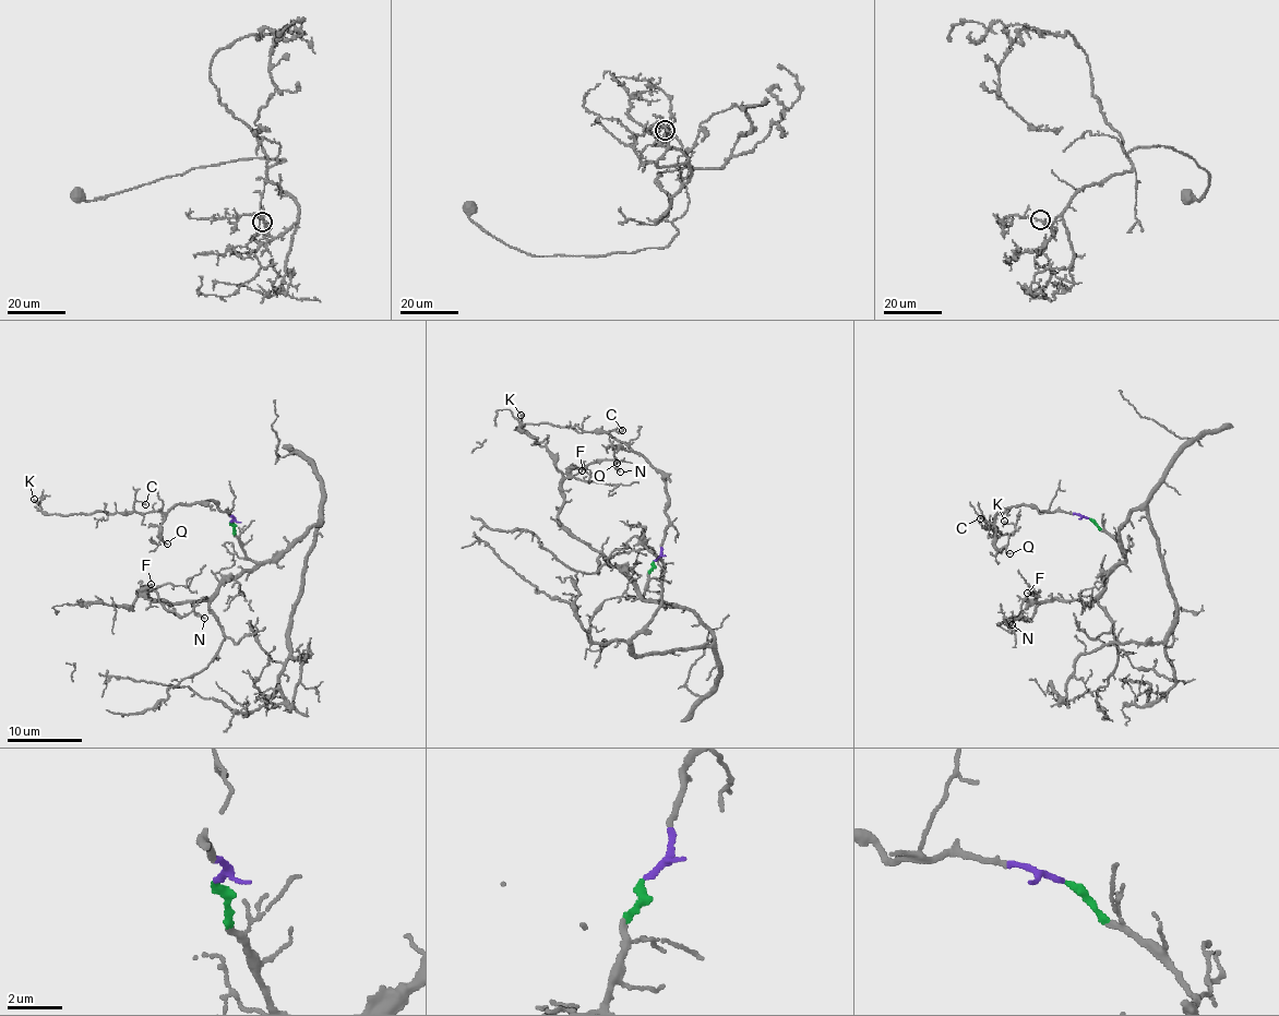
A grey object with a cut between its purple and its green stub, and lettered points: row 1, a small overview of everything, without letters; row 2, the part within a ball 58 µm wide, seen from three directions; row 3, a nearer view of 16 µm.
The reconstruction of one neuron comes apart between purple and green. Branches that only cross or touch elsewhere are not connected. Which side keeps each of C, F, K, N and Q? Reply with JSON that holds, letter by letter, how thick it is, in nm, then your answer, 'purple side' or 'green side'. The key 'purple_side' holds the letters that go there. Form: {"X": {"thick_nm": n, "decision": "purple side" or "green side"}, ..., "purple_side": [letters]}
{"C": {"thick_nm": 140, "decision": "purple side"}, "F": {"thick_nm": 100, "decision": "green side"}, "K": {"thick_nm": 150, "decision": "purple side"}, "N": {"thick_nm": 130, "decision": "green side"}, "Q": {"thick_nm": 110, "decision": "purple side"}, "purple_side": ["C", "K", "Q"]}

